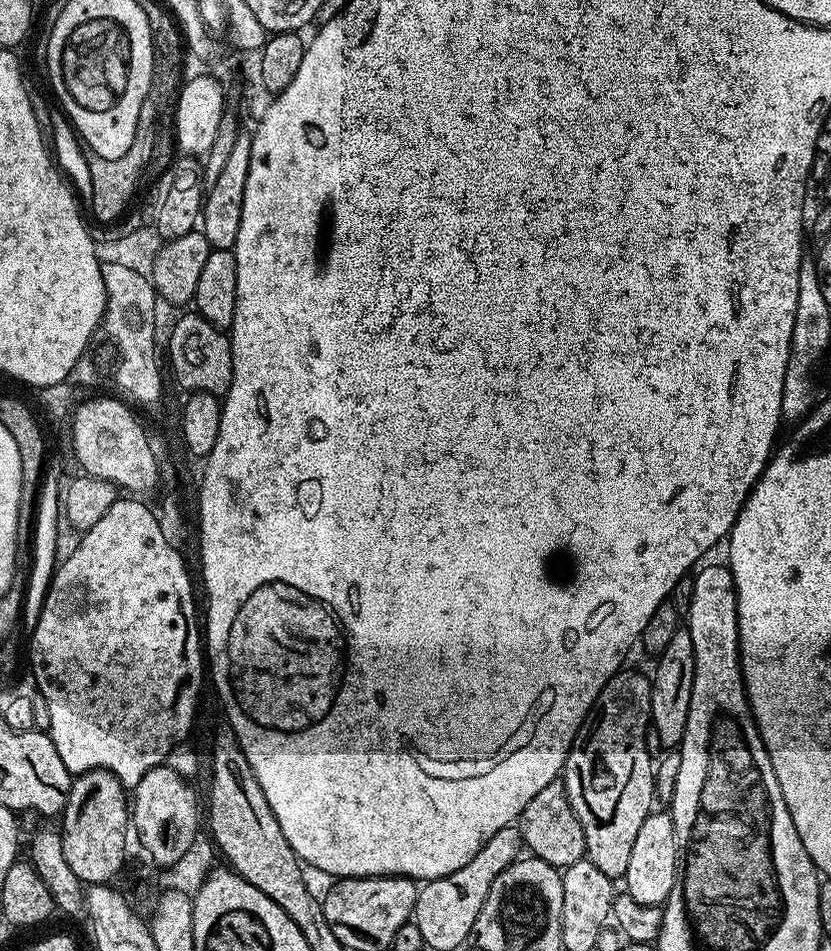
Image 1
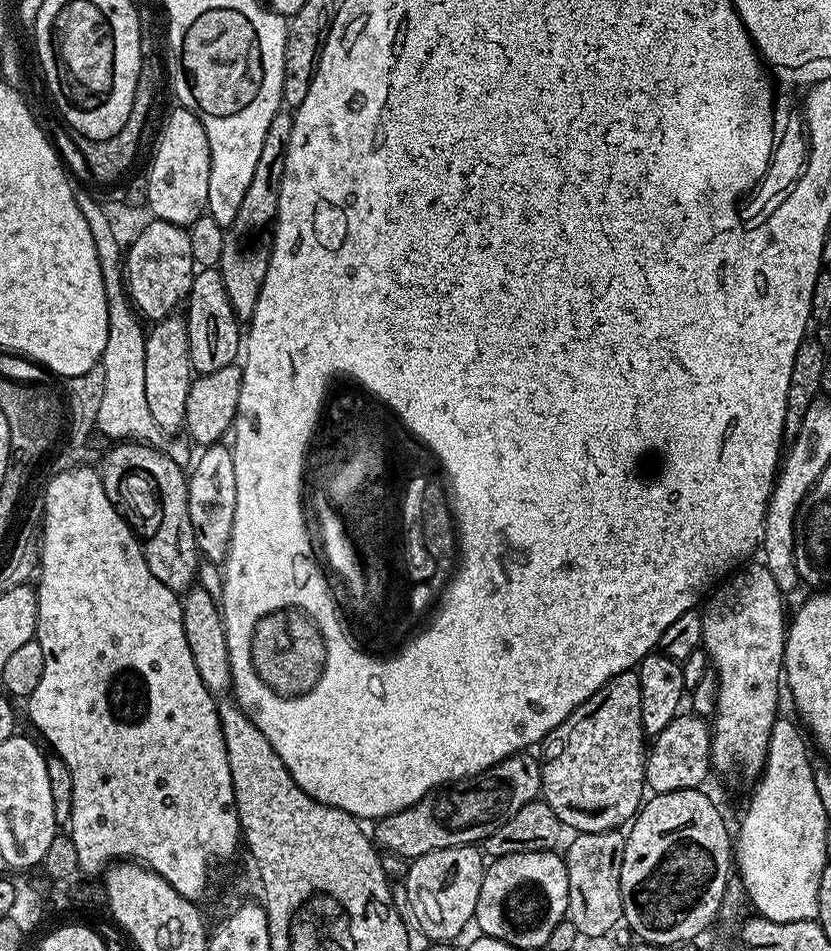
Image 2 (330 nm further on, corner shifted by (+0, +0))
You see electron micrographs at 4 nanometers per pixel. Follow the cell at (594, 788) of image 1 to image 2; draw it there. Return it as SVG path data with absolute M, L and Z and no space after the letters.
M636 672L616 675L583 700L550 732L541 750L541 797L565 829L602 833L627 825L643 805L647 787L641 682Z

